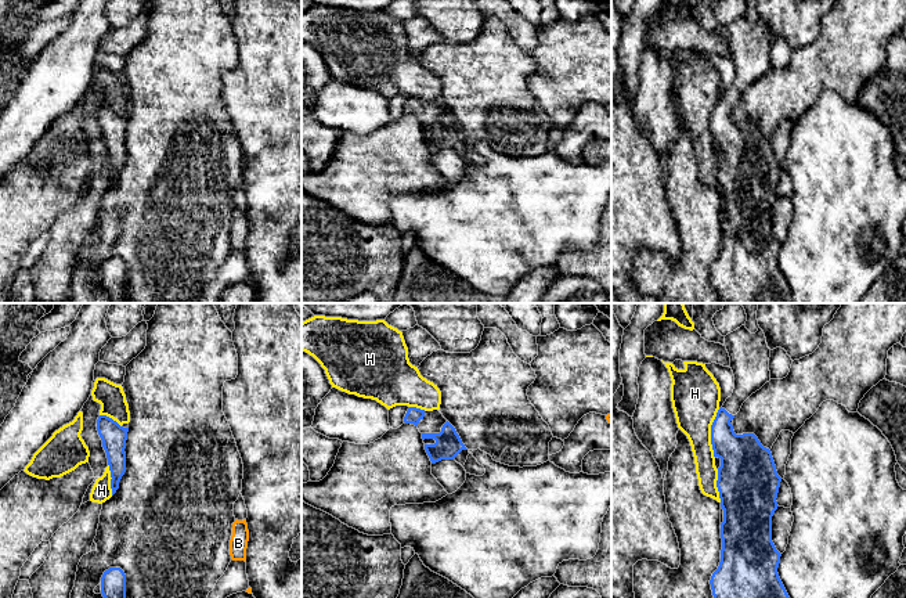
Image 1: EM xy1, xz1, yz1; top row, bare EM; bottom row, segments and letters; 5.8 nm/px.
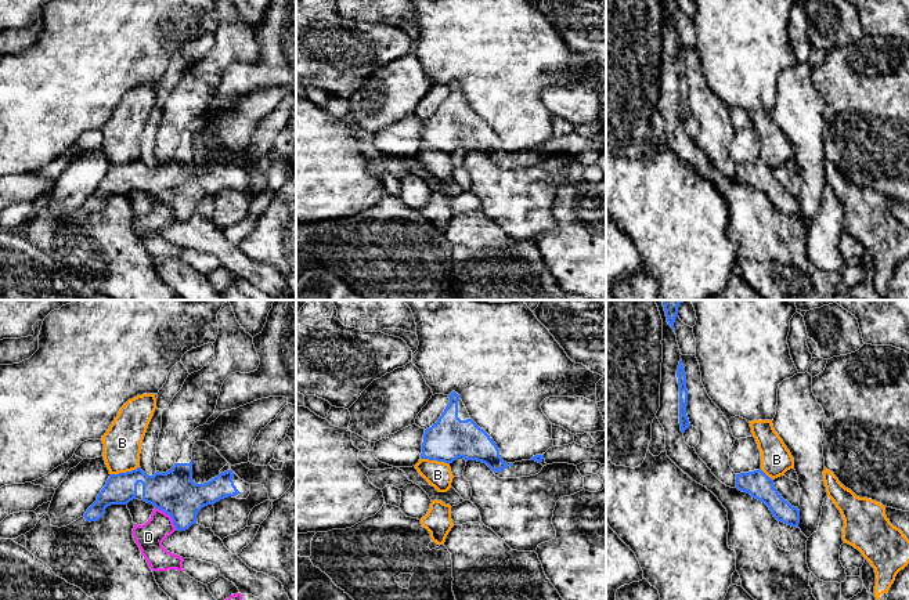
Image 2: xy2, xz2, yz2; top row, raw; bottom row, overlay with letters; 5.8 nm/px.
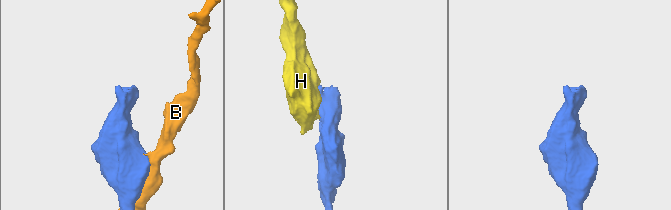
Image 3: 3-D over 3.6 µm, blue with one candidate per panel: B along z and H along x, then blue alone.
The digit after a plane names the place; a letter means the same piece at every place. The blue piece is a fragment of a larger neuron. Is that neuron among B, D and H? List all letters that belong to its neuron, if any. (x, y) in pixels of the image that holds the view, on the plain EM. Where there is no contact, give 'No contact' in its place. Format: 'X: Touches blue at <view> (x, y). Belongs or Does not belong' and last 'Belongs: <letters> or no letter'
B: Touches blue at xy2 (126, 162). Does not belong
D: Touches blue at xy2 (169, 205). Does not belong
H: Touches blue at yz1 (711, 123). Does not belong
Belongs: no letter

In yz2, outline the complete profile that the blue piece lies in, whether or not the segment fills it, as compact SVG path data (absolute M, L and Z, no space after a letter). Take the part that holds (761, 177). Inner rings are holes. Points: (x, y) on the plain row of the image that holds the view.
M761 159L736 165L736 178L765 194L778 212L798 218L798 198L791 196L782 188L782 185L775 178L773 170L768 167Z

